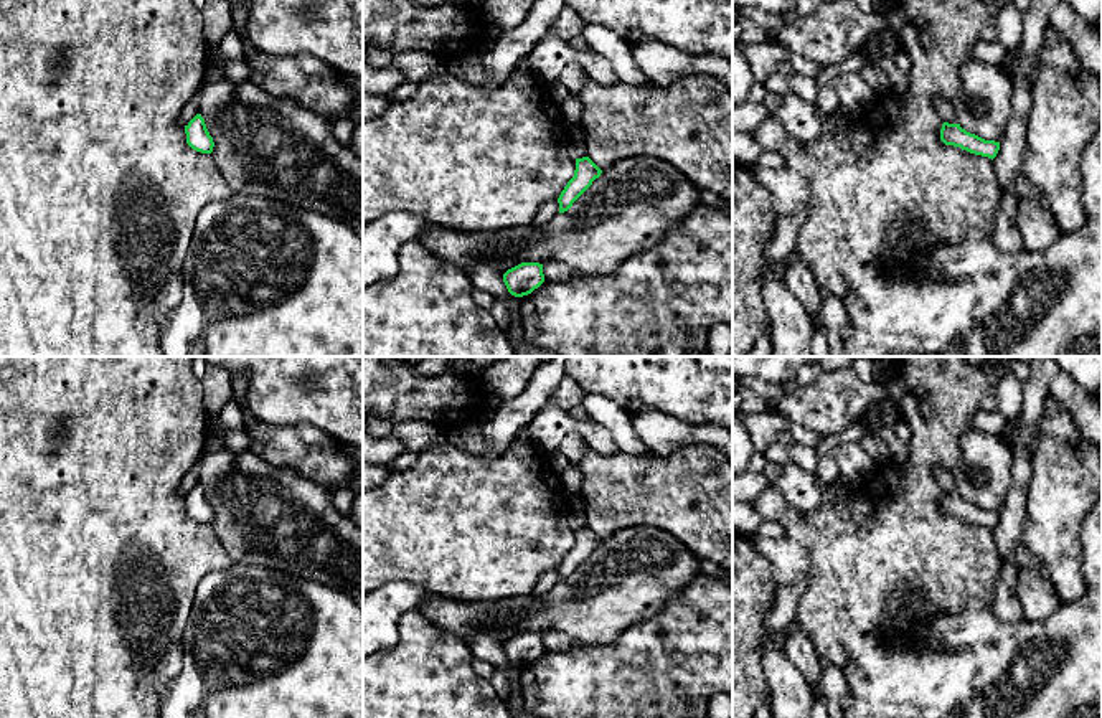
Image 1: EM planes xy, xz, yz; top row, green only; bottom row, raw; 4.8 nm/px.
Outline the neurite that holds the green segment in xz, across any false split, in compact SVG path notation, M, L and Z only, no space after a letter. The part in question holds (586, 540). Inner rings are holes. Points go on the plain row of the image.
M589 527L576 528L574 546L567 551L558 568L559 583L567 581L600 543L602 540Z

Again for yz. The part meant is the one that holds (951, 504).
M944 492L940 498L940 510L945 515L960 517L975 525L995 528L1000 520L1000 512L985 510L975 503L967 502L960 494Z

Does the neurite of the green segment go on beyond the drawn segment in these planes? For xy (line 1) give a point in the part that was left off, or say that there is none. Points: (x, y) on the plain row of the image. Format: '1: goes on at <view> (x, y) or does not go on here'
1: does not go on here

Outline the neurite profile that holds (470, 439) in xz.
M469 424L455 432L449 432L447 444L483 461L493 461L503 456L500 452L495 452L492 446L485 441L478 424Z

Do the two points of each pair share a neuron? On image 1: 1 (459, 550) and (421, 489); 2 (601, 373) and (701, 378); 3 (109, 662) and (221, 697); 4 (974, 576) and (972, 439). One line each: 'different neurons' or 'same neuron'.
1: same neuron
2: same neuron
3: different neurons
4: different neurons

